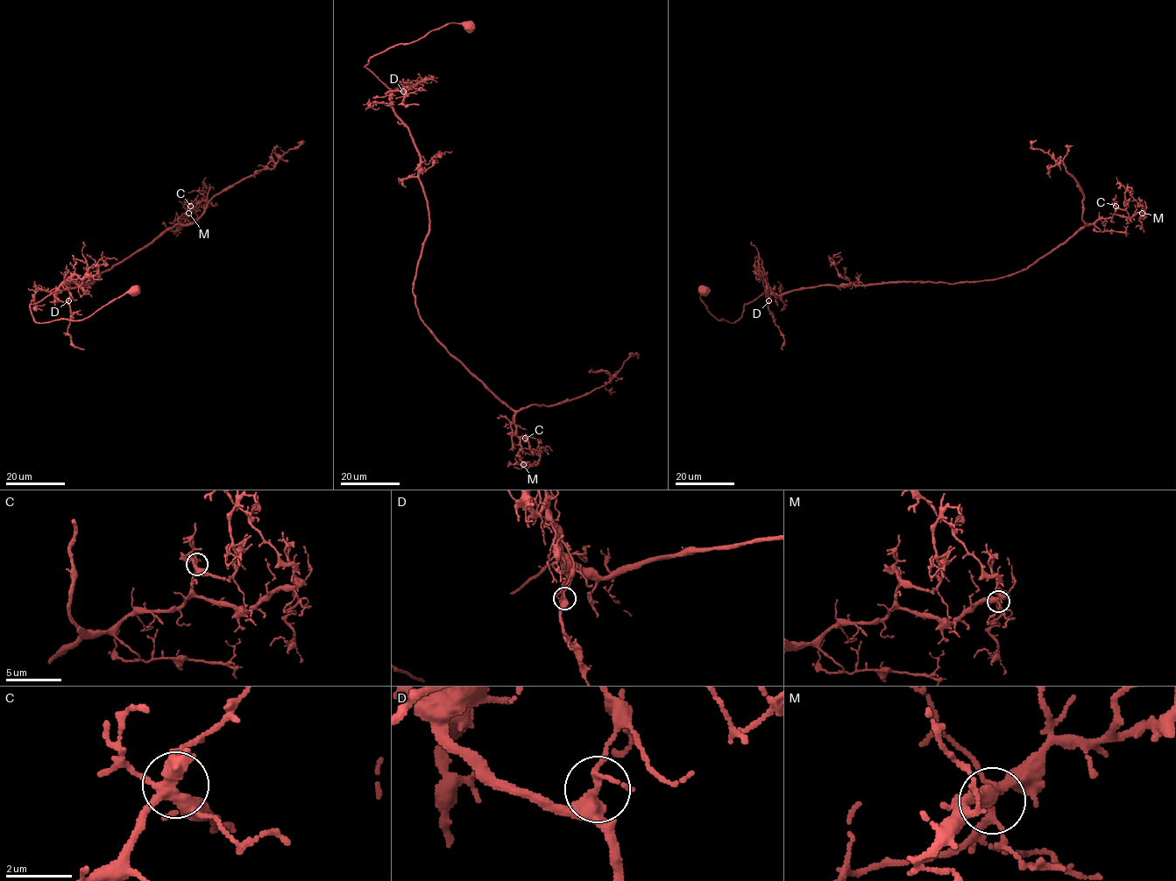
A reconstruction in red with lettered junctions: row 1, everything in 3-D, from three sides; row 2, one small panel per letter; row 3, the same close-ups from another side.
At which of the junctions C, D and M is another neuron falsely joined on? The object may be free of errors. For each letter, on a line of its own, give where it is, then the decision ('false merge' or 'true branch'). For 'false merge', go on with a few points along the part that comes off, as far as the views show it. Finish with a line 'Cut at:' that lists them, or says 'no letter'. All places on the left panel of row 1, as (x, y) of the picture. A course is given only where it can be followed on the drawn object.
C: place (190, 206); true branch
D: place (68, 300); false merge; course (68, 301), (71, 316), (67, 332), (71, 341), (84, 349)
M: place (188, 213); true branch
Cut at: D

